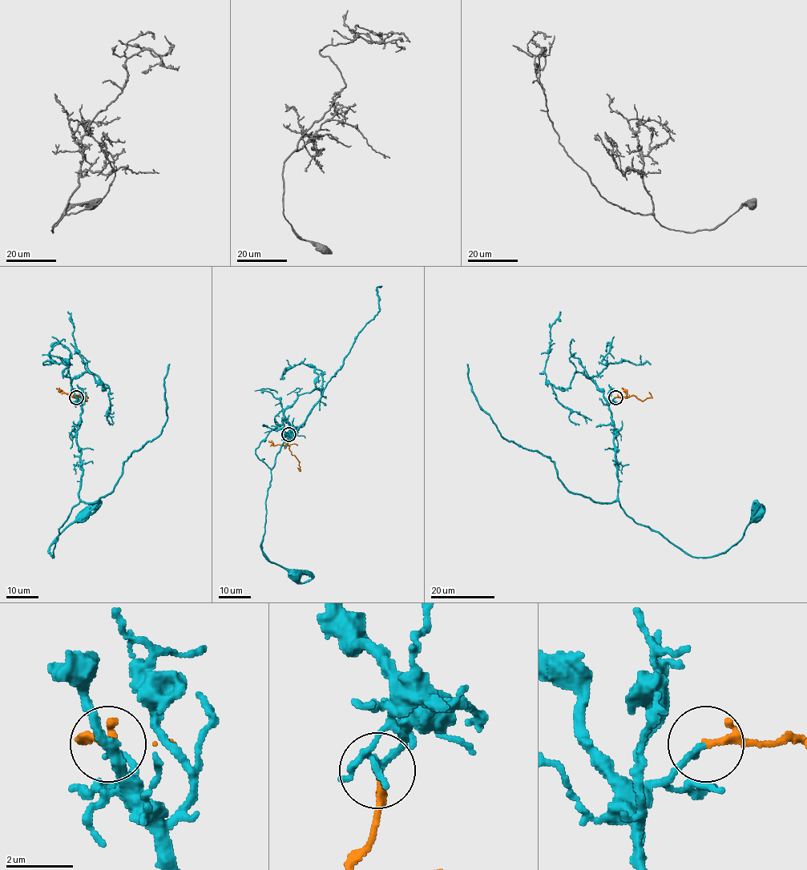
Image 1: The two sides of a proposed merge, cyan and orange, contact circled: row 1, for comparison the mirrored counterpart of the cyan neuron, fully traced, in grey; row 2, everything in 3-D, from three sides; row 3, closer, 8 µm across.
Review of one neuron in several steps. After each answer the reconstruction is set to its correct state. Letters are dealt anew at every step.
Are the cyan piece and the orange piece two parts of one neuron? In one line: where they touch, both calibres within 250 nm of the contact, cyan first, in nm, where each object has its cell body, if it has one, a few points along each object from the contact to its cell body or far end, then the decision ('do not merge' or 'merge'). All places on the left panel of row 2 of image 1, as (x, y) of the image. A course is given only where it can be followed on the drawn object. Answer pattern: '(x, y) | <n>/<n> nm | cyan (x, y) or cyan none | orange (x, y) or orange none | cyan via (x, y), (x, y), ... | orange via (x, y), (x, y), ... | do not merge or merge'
(76, 397) | 200/150 nm | cyan (82, 516) | orange none | cyan via (76, 397), (81, 410), (76, 431), (82, 469), (79, 502), (58, 529), (52, 557), (50, 545), (83, 517) | orange via (76, 397), (74, 397), (78, 396), (86, 401), (85, 392) | merge

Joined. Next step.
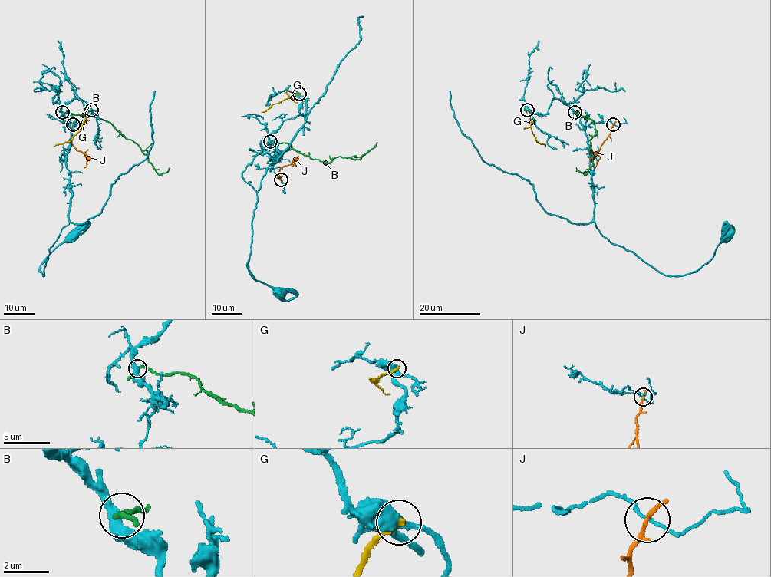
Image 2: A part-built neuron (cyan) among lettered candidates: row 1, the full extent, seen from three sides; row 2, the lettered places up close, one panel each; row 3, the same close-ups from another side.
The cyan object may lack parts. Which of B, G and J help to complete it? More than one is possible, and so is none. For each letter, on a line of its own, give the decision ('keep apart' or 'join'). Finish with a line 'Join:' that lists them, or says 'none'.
B: keep apart
G: keep apart
J: keep apart
Join: none

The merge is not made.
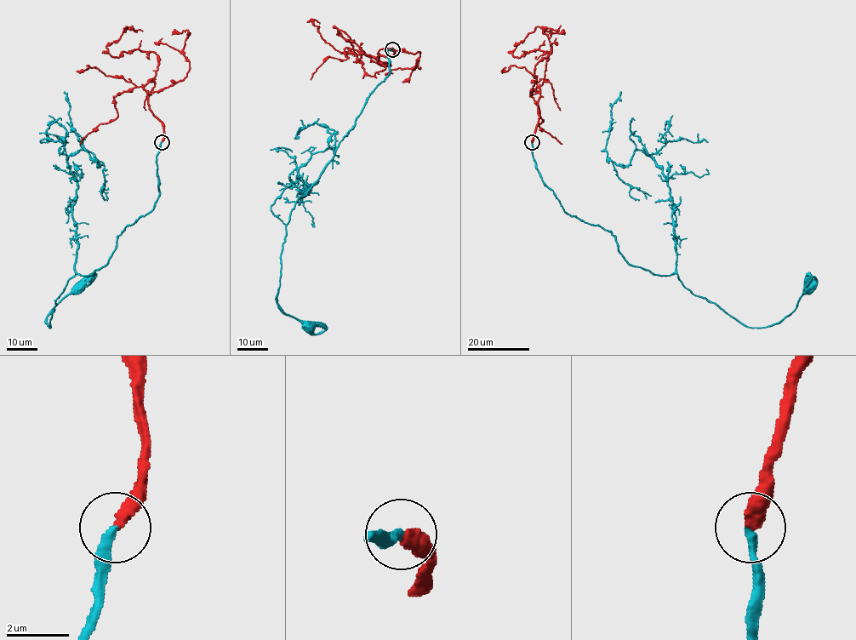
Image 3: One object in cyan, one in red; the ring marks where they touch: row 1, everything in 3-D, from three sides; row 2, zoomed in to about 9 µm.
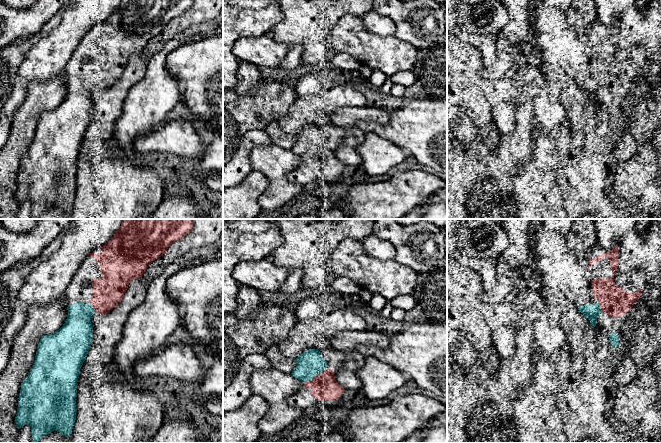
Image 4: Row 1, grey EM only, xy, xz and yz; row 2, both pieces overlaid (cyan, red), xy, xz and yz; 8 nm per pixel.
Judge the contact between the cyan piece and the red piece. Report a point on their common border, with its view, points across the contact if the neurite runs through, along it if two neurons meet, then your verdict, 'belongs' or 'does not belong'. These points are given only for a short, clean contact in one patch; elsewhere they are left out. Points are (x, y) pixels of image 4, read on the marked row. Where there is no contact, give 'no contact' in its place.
xz (316, 375) | belongs

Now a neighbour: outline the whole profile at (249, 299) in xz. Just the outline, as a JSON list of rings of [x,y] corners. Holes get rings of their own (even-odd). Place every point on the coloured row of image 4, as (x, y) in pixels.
[[[239,285],[237,306],[233,313],[241,319],[246,318],[261,305],[263,297],[264,295],[255,289],[245,285]]]

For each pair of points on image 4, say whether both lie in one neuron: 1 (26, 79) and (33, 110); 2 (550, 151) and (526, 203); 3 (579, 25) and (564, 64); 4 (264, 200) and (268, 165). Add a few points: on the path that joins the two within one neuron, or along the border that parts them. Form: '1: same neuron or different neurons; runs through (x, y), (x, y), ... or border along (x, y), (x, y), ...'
1: different neurons; border along (50, 77), (33, 80), (19, 107)
2: same neuron; runs through (543, 164), (538, 175), (536, 190)
3: different neurons; border along (564, 14), (567, 26), (584, 46), (587, 55)
4: same neuron; runs through (273, 193), (273, 174)

